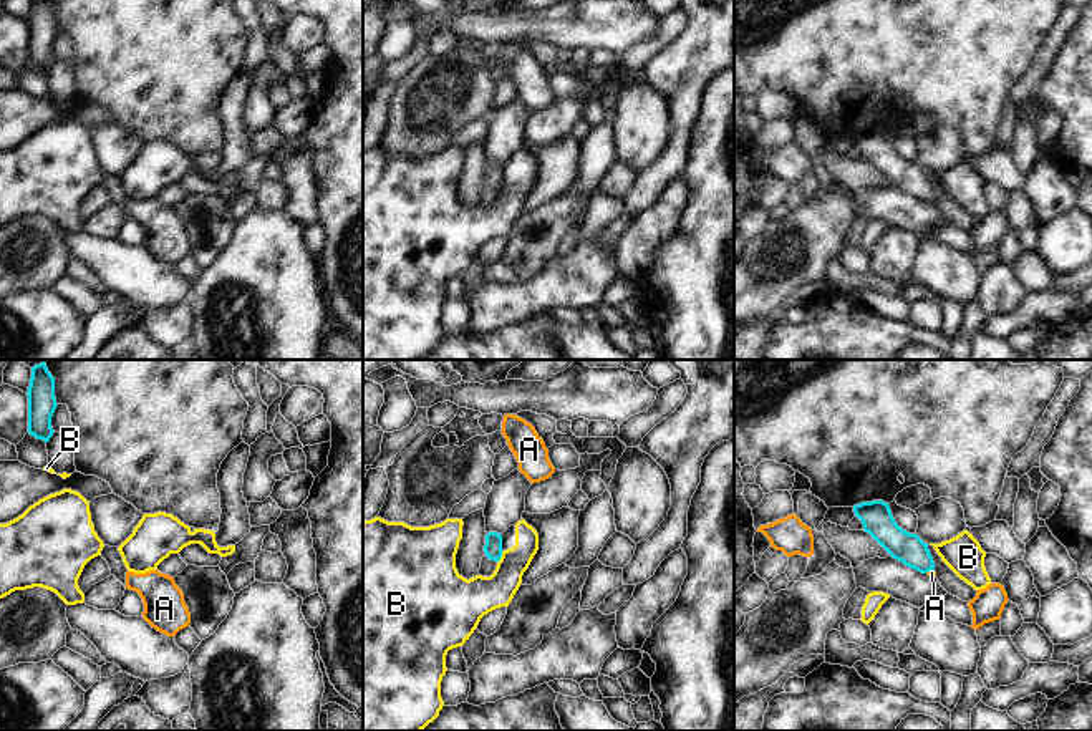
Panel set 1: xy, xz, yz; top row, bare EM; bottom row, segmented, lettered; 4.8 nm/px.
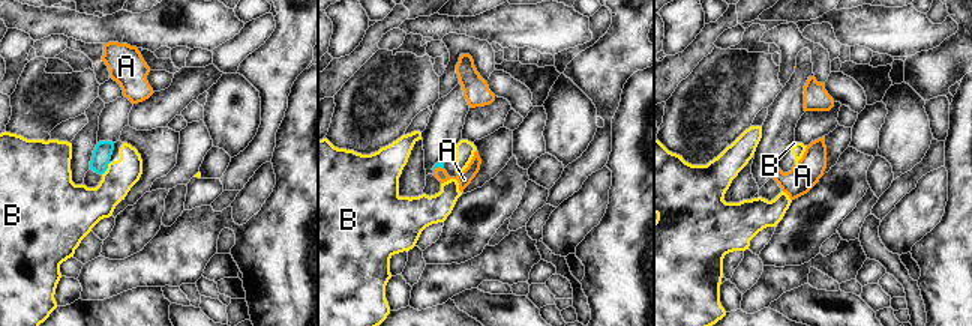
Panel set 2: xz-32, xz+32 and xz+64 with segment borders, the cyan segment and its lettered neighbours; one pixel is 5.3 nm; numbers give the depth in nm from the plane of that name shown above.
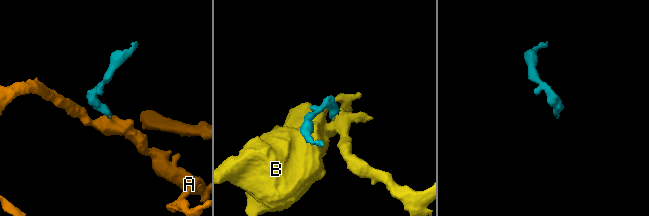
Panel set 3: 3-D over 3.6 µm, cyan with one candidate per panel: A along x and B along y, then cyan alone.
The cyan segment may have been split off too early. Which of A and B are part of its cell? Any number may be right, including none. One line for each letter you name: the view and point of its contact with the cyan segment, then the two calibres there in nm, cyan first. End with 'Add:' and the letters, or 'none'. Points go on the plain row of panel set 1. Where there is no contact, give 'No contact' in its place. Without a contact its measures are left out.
A: Touches cyan at yz (928, 199). Thickness 150 nm (cyan) against 30 nm
Add: A

